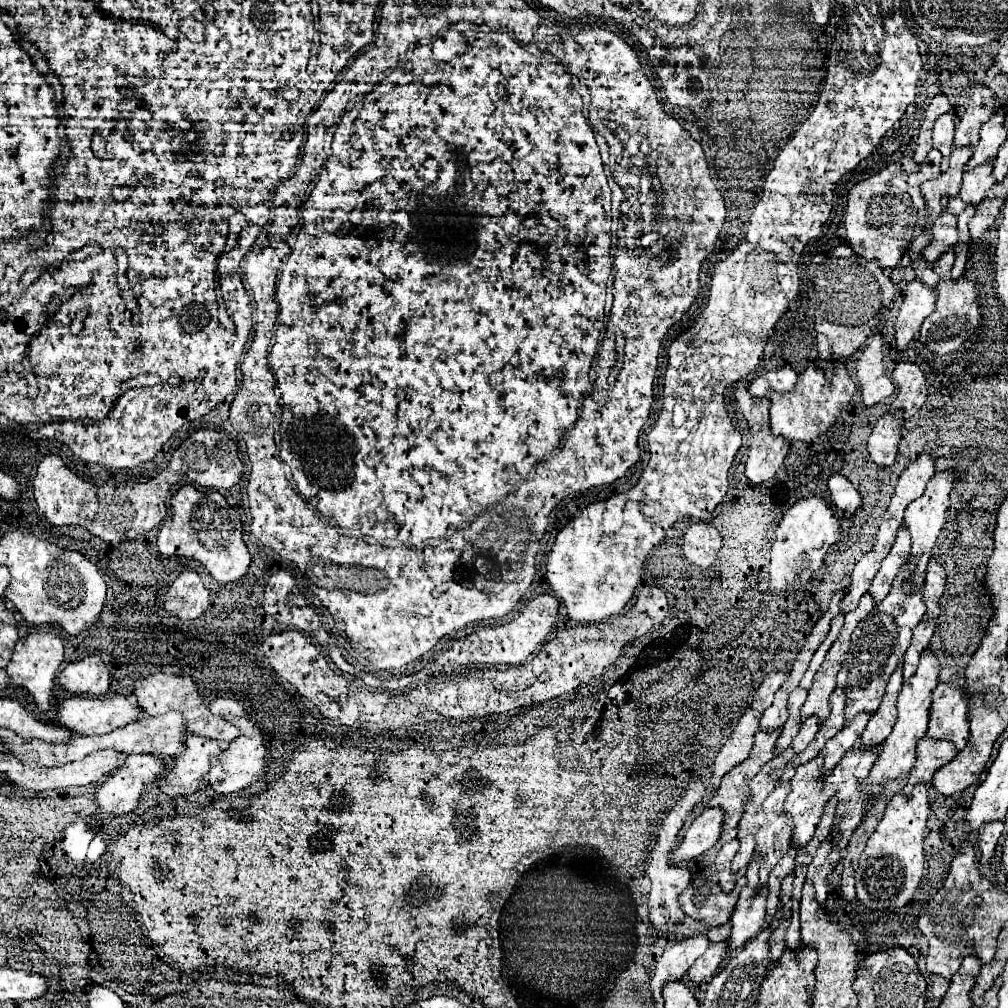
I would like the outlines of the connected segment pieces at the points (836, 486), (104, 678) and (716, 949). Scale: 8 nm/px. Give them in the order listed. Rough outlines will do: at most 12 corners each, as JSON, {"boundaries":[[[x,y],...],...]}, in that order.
{"boundaries":[[[829,476],[833,504],[853,514],[861,496],[845,476]],[[99,656],[67,664],[57,676],[71,694],[103,696],[111,674]],[[711,942],[687,978],[707,982],[727,956],[727,942]]]}

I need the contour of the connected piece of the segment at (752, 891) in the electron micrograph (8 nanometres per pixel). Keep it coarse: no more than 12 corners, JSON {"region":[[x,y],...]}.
{"region":[[759,860],[747,868],[747,886],[731,918],[729,952],[755,938],[765,924]]}

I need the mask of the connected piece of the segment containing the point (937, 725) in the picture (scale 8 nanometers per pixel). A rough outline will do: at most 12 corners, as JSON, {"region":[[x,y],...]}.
{"region":[[937,684],[925,736],[963,750],[965,690]]}

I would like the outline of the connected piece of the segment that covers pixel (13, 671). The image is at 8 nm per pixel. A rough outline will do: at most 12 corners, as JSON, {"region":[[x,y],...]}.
{"region":[[55,632],[19,638],[7,674],[51,708],[53,684],[63,662]]}

